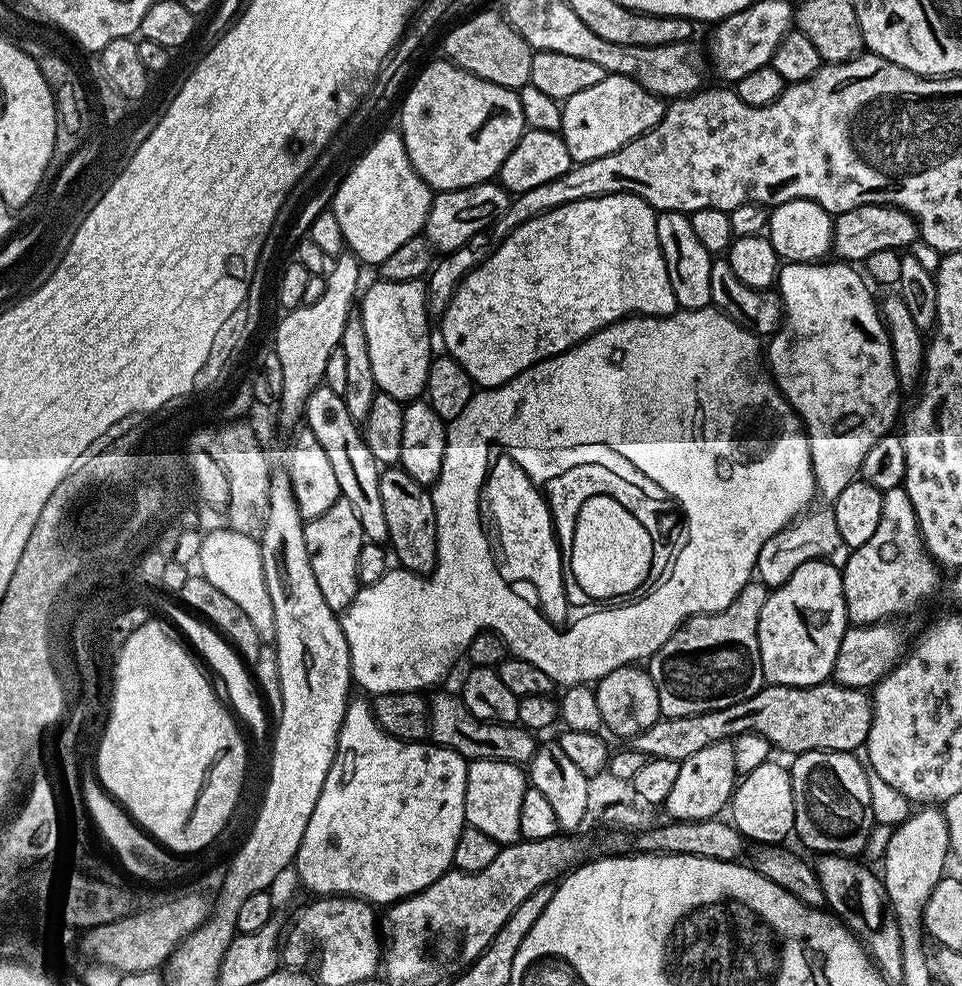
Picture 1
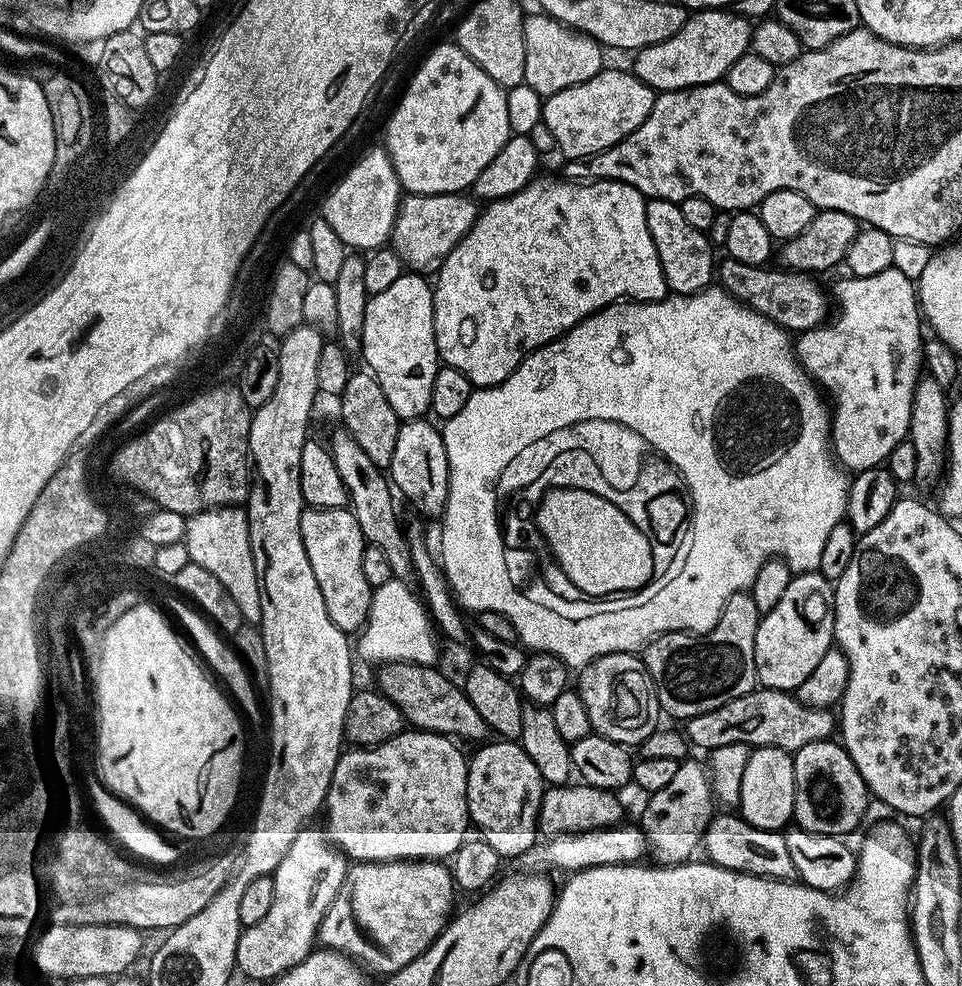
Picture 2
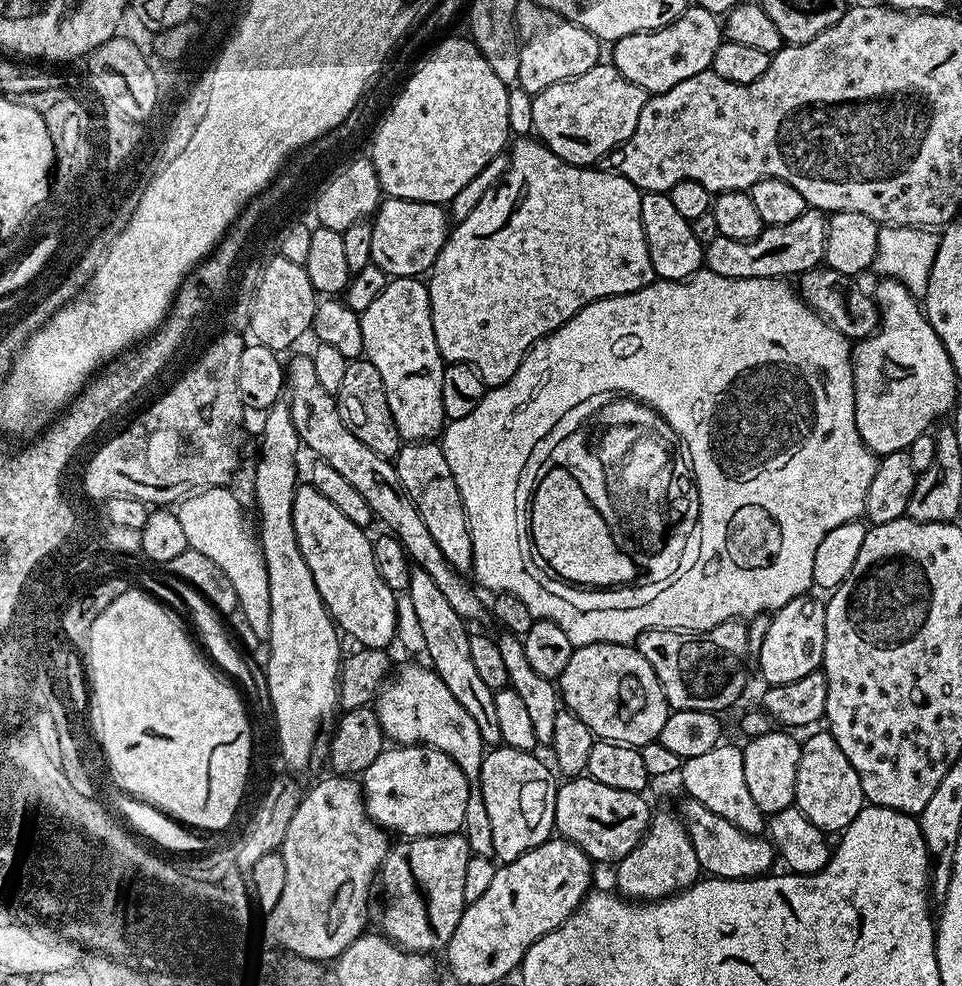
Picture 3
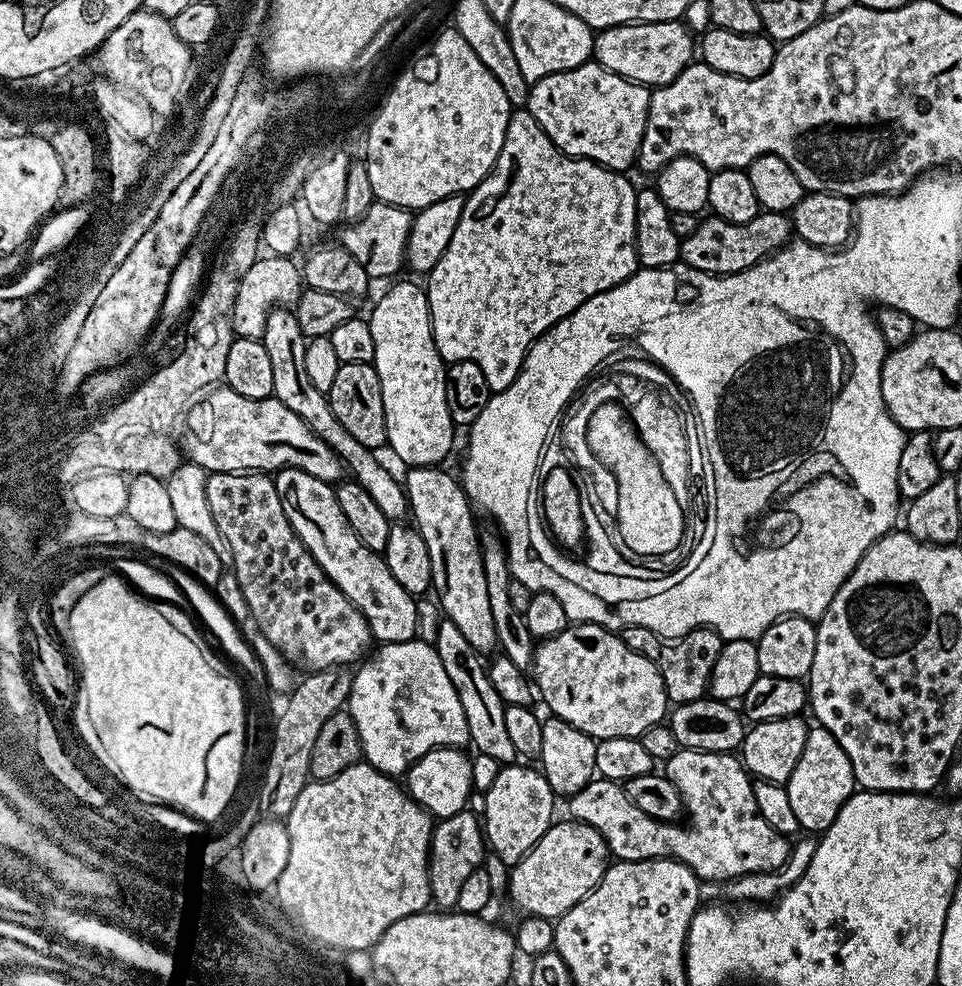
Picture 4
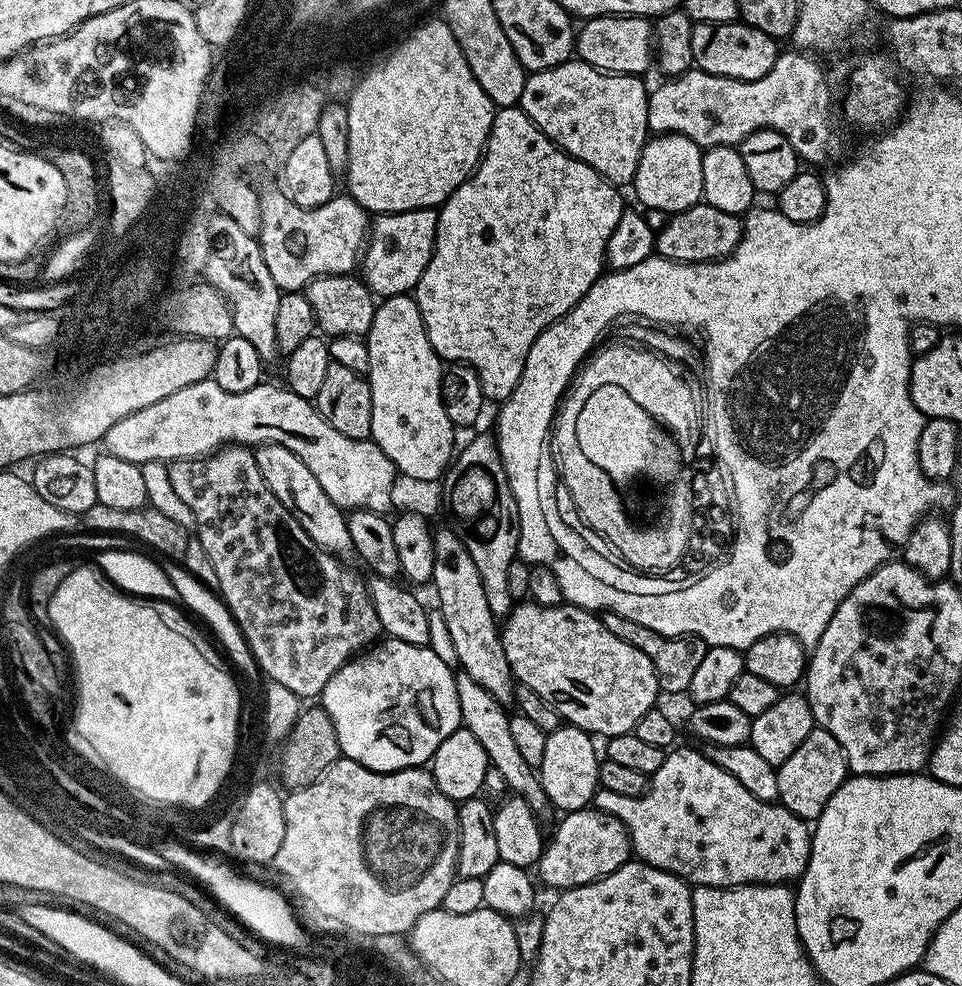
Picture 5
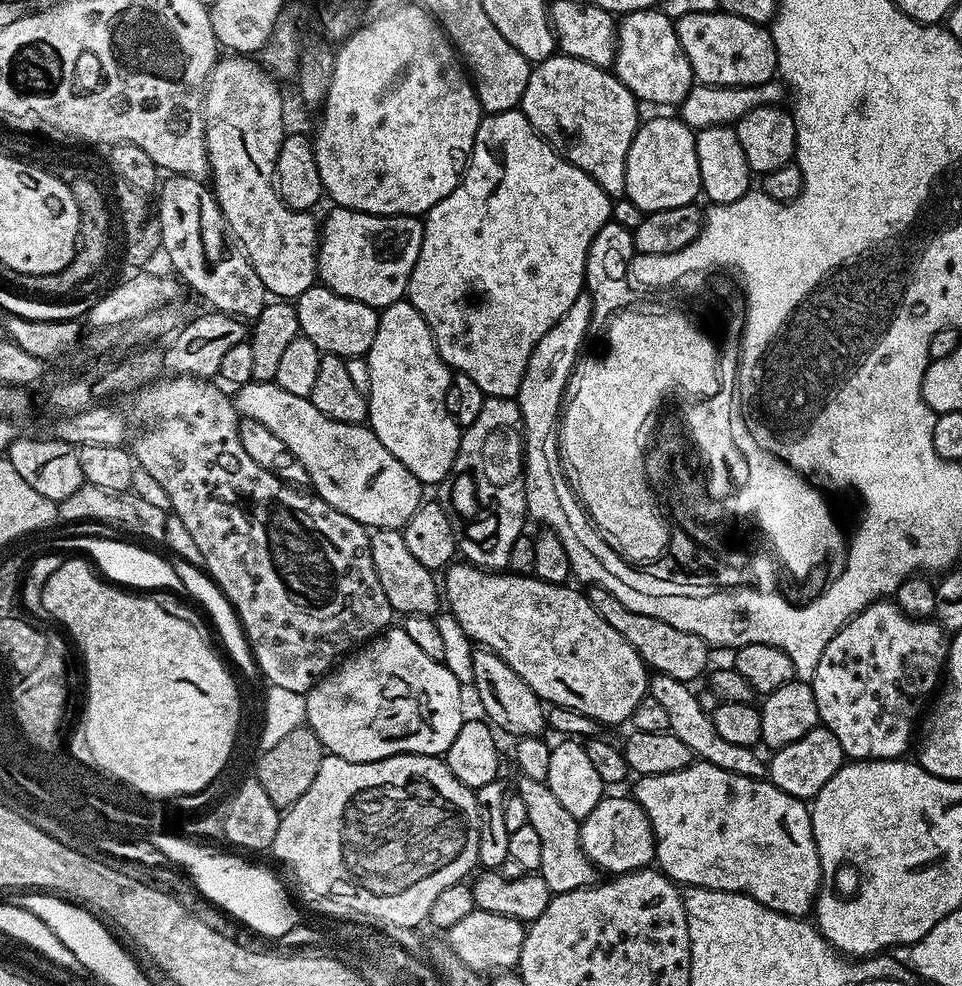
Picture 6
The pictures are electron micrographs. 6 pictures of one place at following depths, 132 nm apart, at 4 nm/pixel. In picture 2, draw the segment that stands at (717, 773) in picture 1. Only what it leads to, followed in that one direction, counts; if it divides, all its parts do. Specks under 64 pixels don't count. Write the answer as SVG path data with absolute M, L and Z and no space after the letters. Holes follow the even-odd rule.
M693 758L685 759L678 766L673 780L663 790L651 793L647 797L648 805L638 817L638 823L644 829L650 856L657 865L686 864L701 847L704 832L714 815L714 797L712 781L708 778L708 769Z

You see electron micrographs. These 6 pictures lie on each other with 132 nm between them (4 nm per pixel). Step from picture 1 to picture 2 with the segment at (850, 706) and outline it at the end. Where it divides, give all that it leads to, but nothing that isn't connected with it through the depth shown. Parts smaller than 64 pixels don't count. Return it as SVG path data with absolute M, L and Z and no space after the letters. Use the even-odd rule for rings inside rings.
M763 686L726 702L726 706L718 706L718 710L687 717L685 724L688 725L683 725L682 731L693 749L747 744L752 748L785 748L793 754L810 742L829 739L838 728L837 717L829 709L811 708L796 699L792 692Z

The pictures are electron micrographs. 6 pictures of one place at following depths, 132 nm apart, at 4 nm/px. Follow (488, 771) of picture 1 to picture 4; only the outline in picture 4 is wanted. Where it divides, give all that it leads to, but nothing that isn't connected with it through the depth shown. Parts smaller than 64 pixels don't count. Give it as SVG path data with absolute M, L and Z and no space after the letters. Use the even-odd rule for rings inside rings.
M513 762L499 769L501 772L488 784L488 793L484 796L484 812L482 811L487 847L491 855L509 866L519 862L535 846L538 838L546 834L548 827L554 823L552 811L558 803L558 797L550 782L546 782L543 771L535 767L523 768L520 764L523 763Z

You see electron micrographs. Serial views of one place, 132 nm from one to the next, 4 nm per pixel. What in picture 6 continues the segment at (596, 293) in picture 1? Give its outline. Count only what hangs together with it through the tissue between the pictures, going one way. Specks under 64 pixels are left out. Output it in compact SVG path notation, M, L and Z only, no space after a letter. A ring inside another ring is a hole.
M494 112L481 119L474 138L472 154L468 157L468 166L460 178L460 185L423 217L422 250L418 250L418 262L414 262L406 293L408 303L416 307L418 314L422 314L422 318L430 326L436 349L449 369L466 374L466 378L471 378L477 384L478 390L484 392L485 397L497 396L507 400L519 397L522 378L538 342L542 342L545 334L563 318L566 310L570 310L570 306L574 306L574 302L585 291L584 275L590 242L594 242L598 230L602 230L602 226L612 220L613 203L613 197L608 196L606 190L602 190L602 186L598 186L598 182L590 178L590 174L578 170L578 166L565 160L537 132L533 124L524 117L523 112Z

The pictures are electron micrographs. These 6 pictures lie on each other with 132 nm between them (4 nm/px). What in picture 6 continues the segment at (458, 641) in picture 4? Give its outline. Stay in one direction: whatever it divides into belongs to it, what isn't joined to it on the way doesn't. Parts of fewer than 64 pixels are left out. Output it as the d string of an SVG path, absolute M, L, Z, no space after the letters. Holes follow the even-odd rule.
M520 776L518 782L518 796L521 806L524 807L523 819L538 833L538 842L542 845L542 862L538 875L554 894L591 888L597 883L598 869L588 861L580 845L580 820L570 814L570 810L562 807L562 802L554 798L545 781Z

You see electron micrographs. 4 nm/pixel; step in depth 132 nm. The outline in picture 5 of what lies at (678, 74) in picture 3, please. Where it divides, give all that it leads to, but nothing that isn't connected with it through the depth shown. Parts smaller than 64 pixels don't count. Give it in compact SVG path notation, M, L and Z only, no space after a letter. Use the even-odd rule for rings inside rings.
M589 16L576 32L574 52L600 72L644 74L654 64L654 24L642 16Z

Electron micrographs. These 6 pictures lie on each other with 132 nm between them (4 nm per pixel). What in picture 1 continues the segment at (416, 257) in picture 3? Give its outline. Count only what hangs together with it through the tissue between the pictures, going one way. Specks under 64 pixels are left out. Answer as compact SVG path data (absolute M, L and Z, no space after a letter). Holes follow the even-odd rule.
M485 182L449 192L436 192L432 197L423 235L437 253L453 252L470 238L474 238L474 234L491 229L492 225L498 222L498 218L506 214L512 201L513 197L499 182Z

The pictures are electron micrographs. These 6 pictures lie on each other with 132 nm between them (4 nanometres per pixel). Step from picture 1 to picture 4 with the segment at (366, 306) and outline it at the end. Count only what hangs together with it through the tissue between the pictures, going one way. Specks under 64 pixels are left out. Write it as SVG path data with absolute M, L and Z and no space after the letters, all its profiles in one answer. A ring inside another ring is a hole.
M404 280L401 284L396 284L376 305L372 308L372 316L367 317L370 326L370 334L374 334L374 358L372 363L376 365L376 373L378 374L378 382L382 382L382 410L386 410L386 438L388 439L387 447L392 448L392 452L398 459L404 463L404 466L413 468L431 468L433 466L443 465L444 459L448 456L448 451L452 448L452 431L454 425L450 418L450 410L446 406L446 361L441 358L438 346L432 337L432 319L430 318L430 310L428 309L428 293L423 287L420 288L410 281Z

